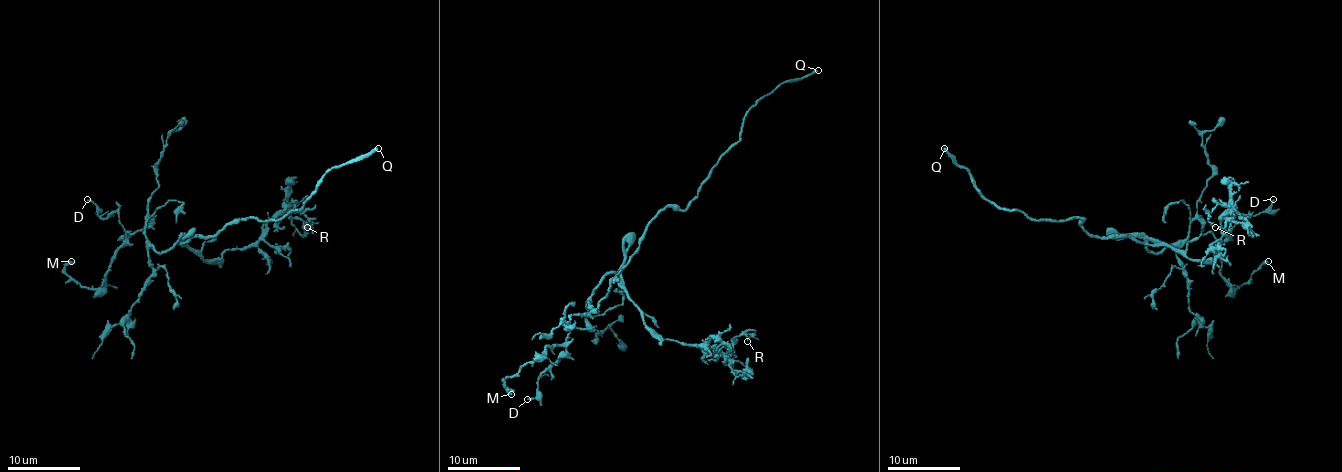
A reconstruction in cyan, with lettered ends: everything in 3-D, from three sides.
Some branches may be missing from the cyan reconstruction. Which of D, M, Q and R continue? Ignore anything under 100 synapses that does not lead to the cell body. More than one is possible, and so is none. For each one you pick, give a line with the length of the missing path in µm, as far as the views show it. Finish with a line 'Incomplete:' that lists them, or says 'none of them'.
Q: missing 25 µm
Incomplete: Q

